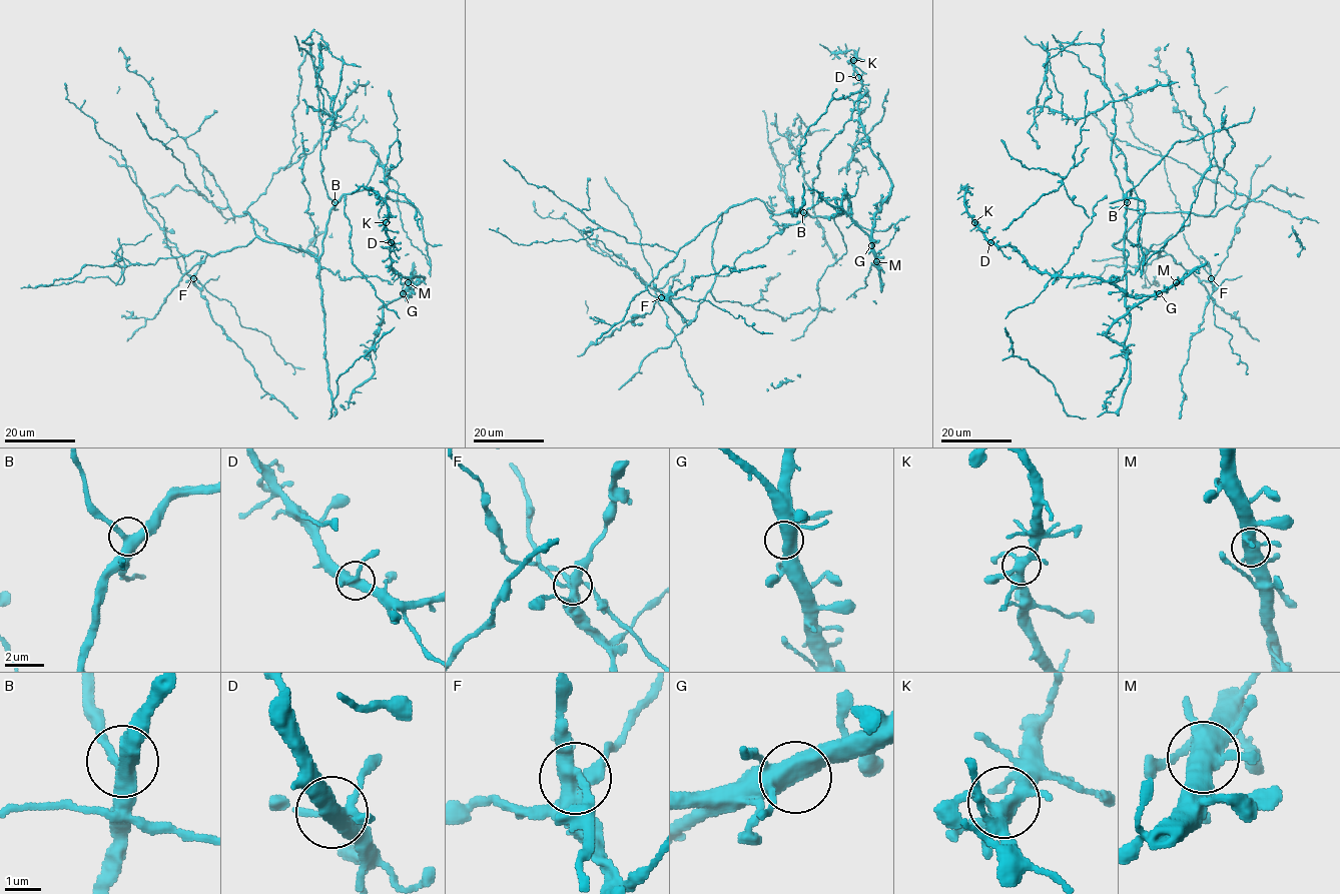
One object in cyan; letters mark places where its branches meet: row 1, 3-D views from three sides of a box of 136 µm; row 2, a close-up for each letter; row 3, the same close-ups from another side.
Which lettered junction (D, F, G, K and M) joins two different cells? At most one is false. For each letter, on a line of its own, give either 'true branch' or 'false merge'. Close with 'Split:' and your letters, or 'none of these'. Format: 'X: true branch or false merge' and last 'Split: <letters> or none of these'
D: true branch
F: false merge
G: true branch
K: true branch
M: true branch
Split: F

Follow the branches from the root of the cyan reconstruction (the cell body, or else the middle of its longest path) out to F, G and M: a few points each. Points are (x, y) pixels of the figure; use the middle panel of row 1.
F: (792, 214), (789, 211), (774, 214), (758, 199), (732, 204), (686, 242), (650, 283), (660, 291), (661, 297)
G: (792, 214), (804, 203), (804, 190), (813, 188), (842, 210), (838, 212), (845, 193), (850, 217), (871, 245)
M: (792, 214), (804, 203), (804, 190), (813, 188), (838, 212), (845, 193), (850, 217), (869, 238), (876, 261)

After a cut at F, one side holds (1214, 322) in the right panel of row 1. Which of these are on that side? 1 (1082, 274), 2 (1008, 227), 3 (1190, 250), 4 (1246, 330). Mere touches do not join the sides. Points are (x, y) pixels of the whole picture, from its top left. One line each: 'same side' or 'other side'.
1: same side
2: other side
3: same side
4: other side

